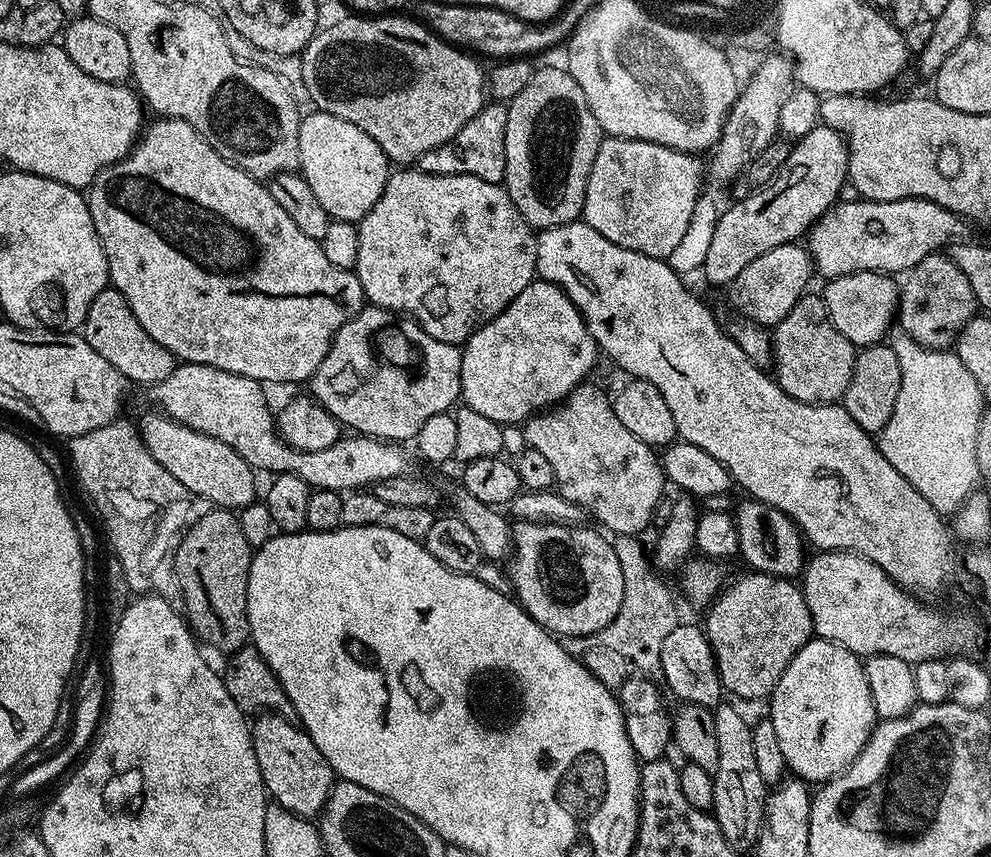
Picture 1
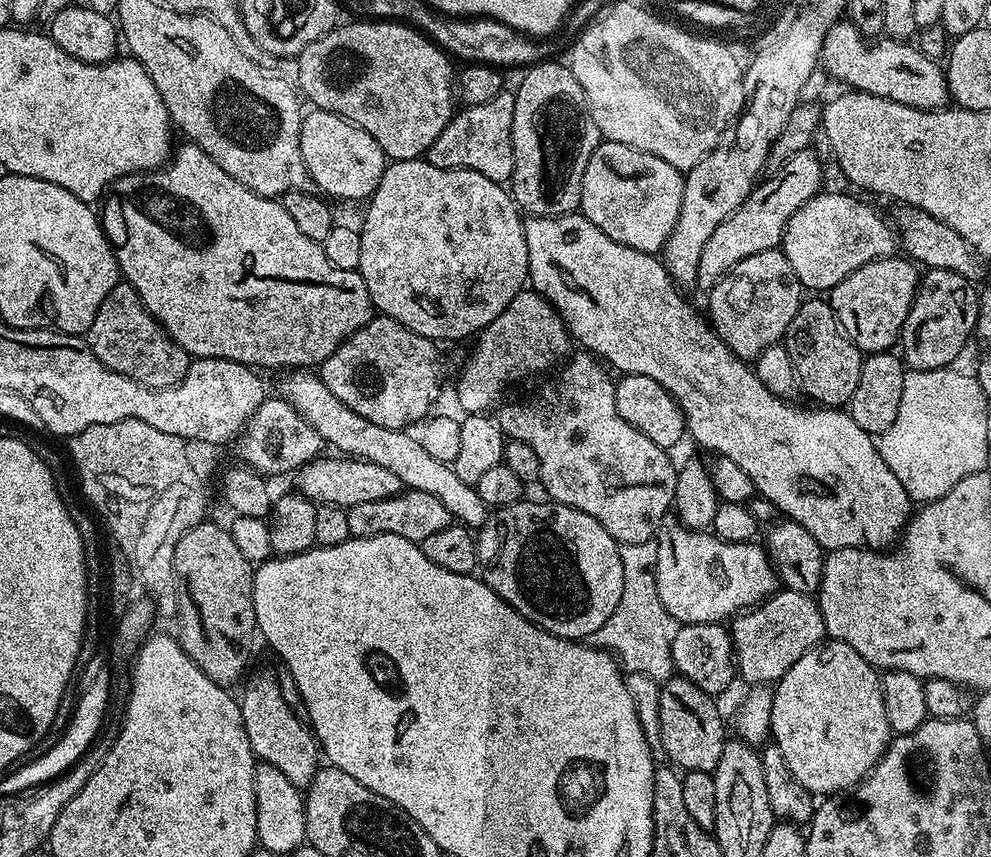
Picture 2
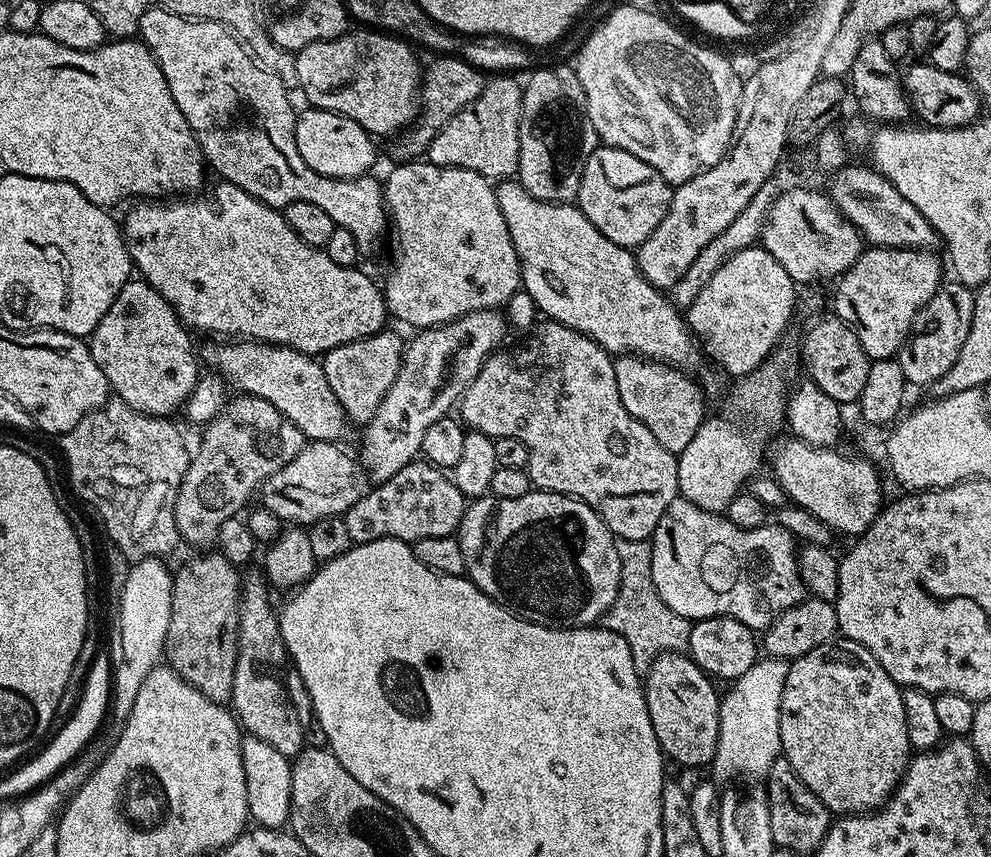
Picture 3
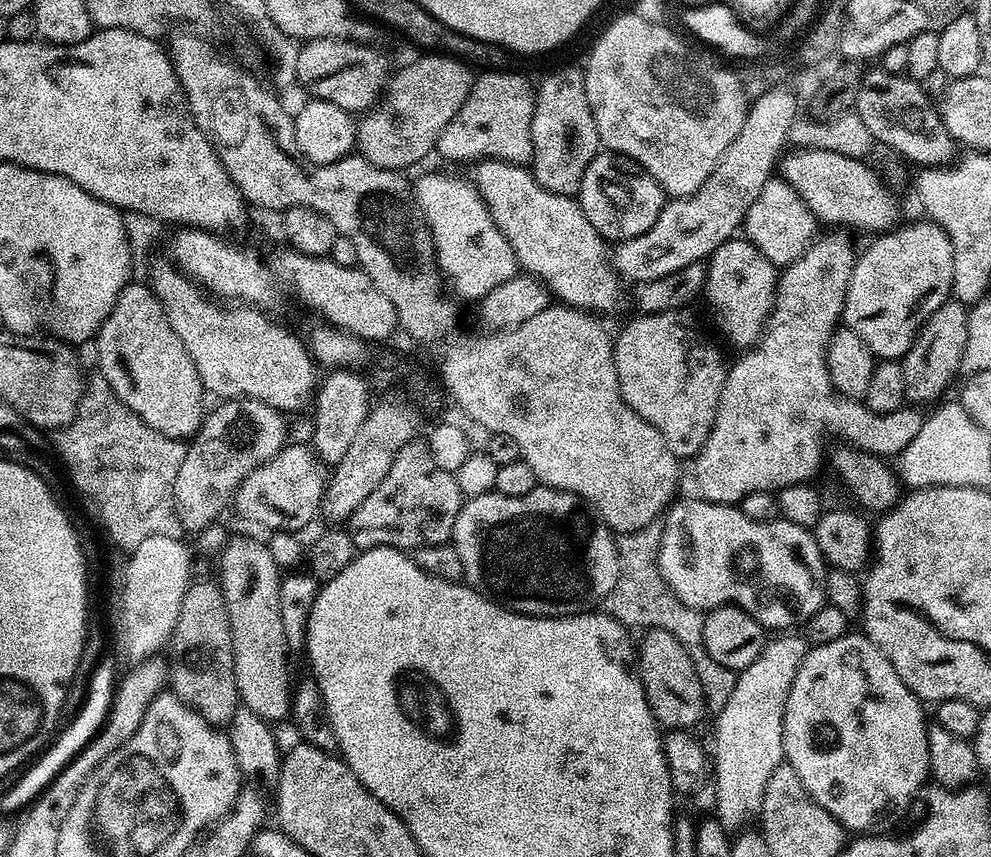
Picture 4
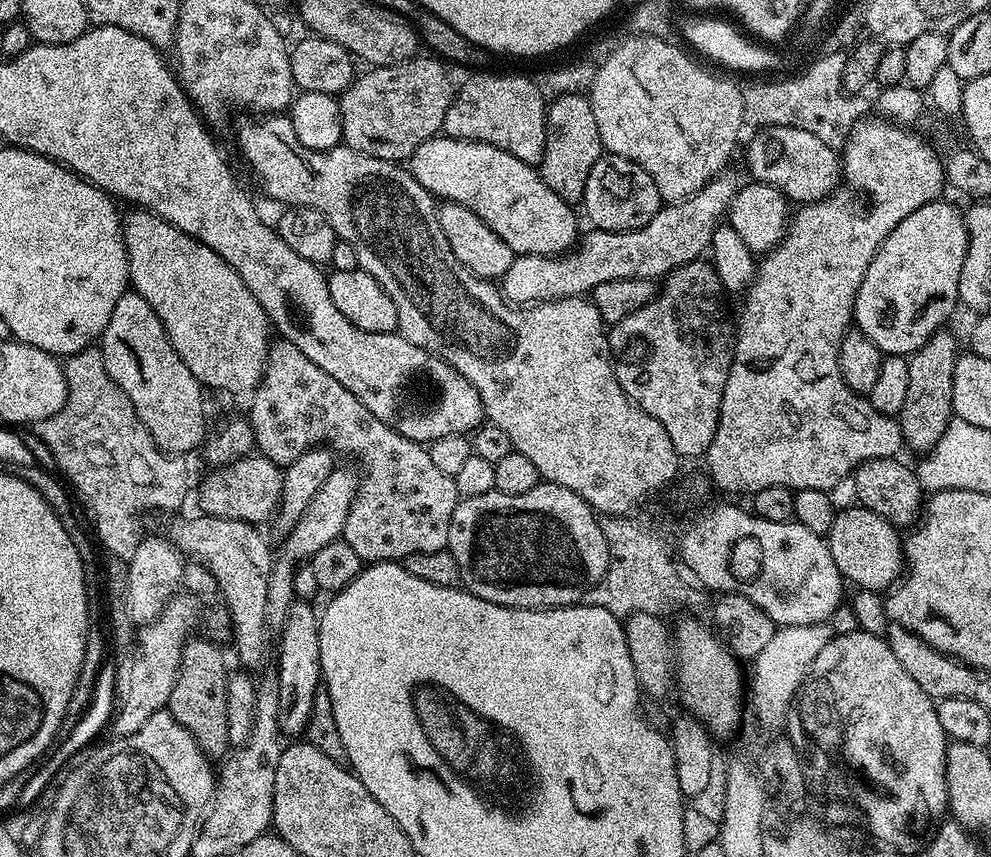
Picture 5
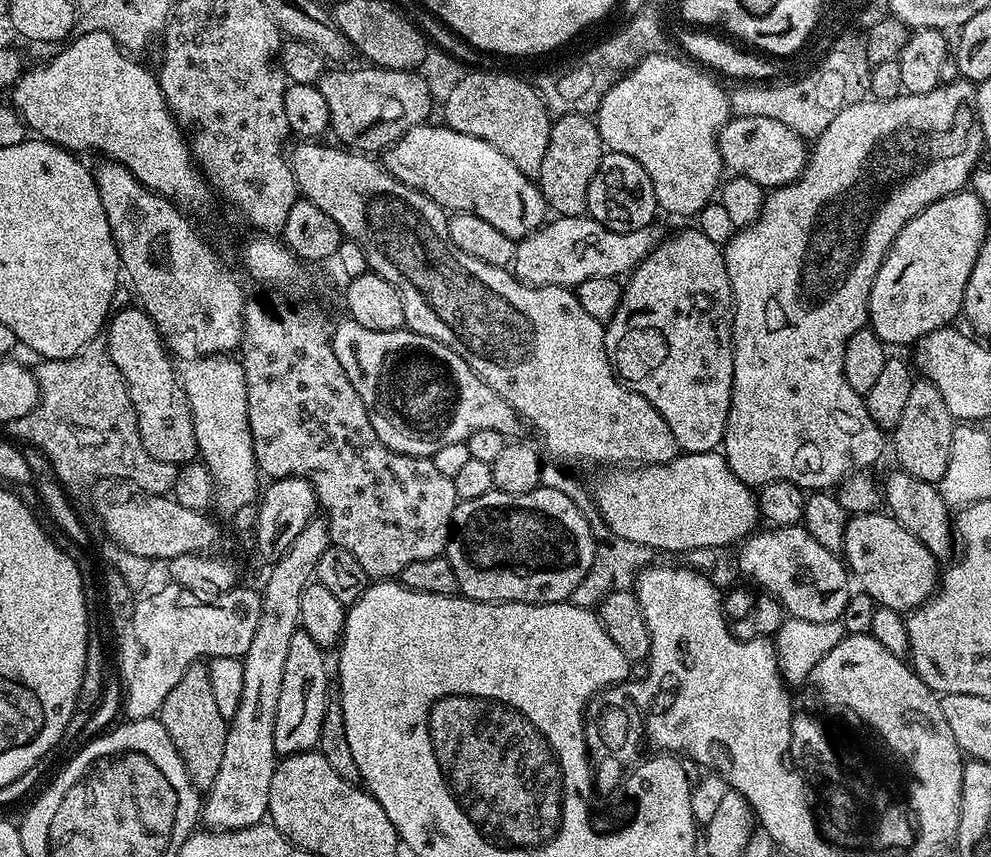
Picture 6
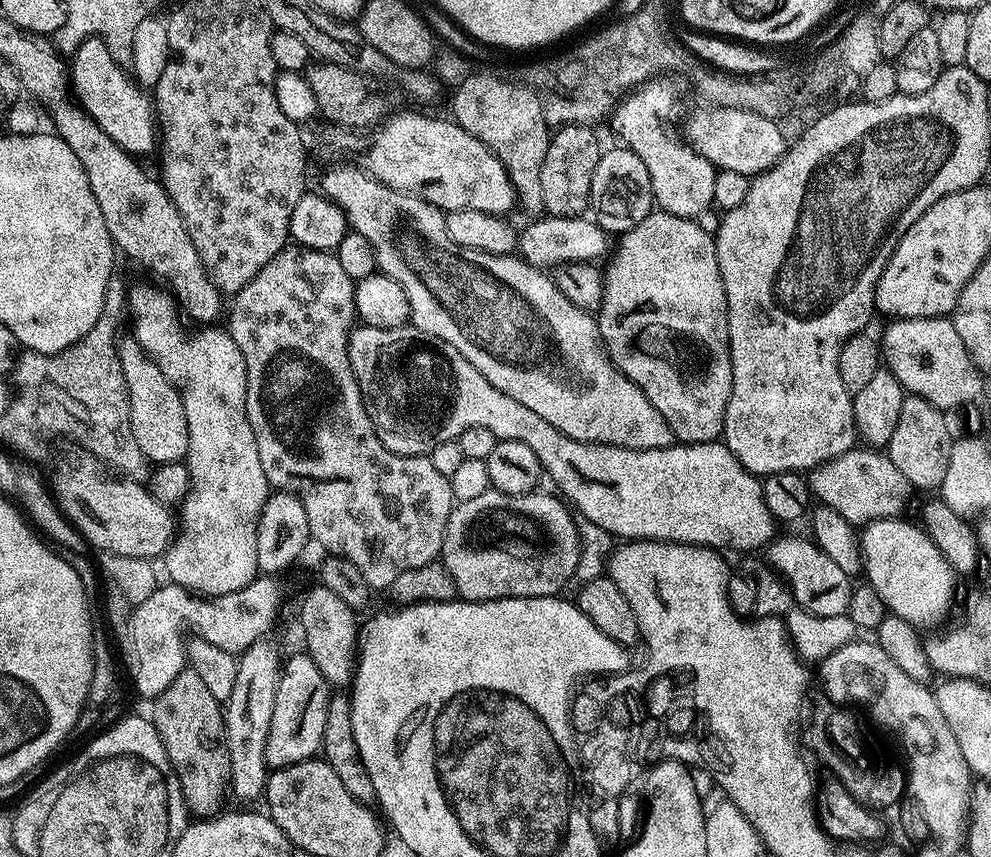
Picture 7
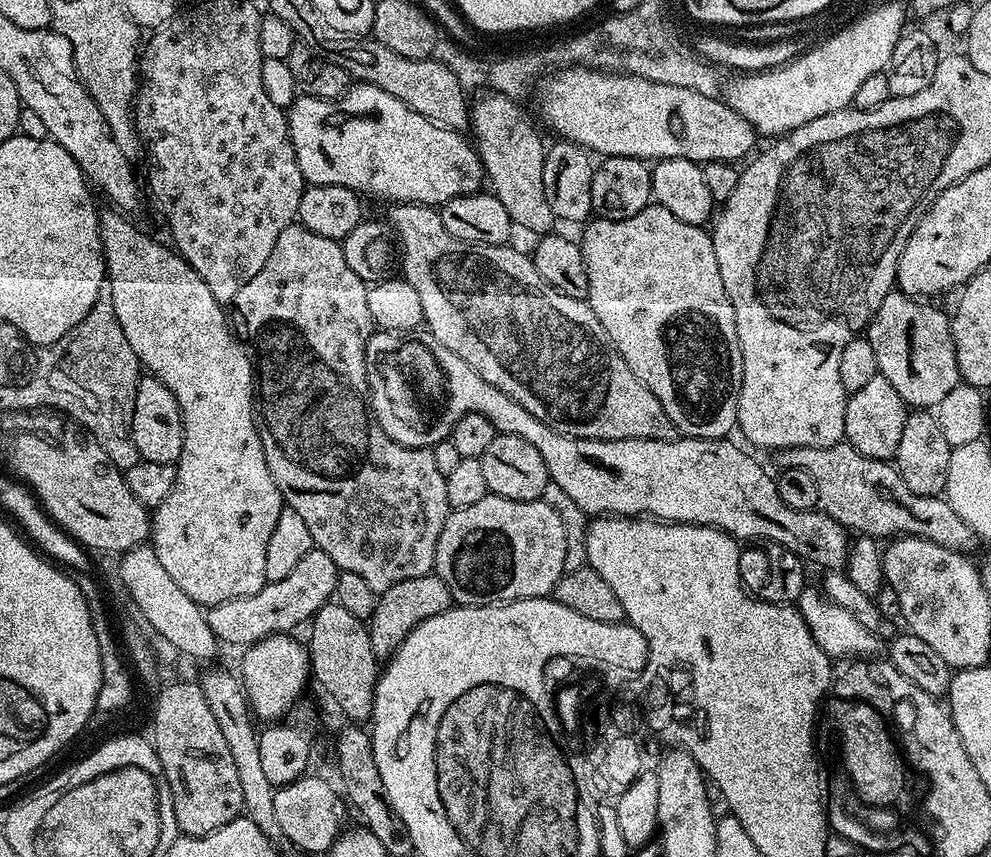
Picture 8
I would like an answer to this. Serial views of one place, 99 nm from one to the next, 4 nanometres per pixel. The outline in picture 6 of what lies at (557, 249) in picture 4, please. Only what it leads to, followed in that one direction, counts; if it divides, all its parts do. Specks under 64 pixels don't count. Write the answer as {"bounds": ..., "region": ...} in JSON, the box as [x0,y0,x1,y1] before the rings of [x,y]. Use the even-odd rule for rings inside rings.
{"bounds":[382,123,550,242],"region":[[[432,123],[414,126],[402,134],[398,142],[387,145],[385,152],[388,153],[382,156],[382,163],[391,176],[426,194],[445,210],[469,212],[482,218],[482,222],[490,222],[494,230],[502,230],[511,240],[519,242],[544,227],[550,209],[535,179],[522,174],[522,170],[518,170],[502,150],[494,150],[490,142]]]}

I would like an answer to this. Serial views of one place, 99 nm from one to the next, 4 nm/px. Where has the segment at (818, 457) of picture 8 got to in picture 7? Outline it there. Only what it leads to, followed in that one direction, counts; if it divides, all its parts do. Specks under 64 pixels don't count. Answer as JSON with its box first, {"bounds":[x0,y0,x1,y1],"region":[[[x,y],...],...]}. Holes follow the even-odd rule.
{"bounds":[807,446,914,526],"region":[[[857,446],[838,458],[819,464],[807,473],[808,486],[813,497],[823,507],[838,510],[846,522],[863,526],[875,520],[894,520],[905,515],[908,495],[914,492],[912,485],[902,478],[898,466],[890,462],[883,451],[867,446]]]}

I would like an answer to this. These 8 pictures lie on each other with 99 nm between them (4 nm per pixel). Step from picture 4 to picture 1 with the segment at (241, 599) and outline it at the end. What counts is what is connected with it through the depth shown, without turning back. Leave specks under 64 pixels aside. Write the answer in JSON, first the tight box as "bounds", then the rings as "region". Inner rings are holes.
{"bounds":[251,714,334,818],"region":[[[264,714],[251,725],[254,754],[262,770],[264,791],[275,803],[305,818],[319,817],[332,793],[334,773],[322,758],[318,746],[300,724],[286,722],[280,716]]]}

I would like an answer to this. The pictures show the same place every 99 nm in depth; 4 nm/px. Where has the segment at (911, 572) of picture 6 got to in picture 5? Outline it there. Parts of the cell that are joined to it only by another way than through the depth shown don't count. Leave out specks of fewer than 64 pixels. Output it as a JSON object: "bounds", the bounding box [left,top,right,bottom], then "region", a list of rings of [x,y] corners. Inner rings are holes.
{"bounds":[826,506,906,593],"region":[[[859,506],[851,507],[841,507],[830,526],[826,537],[830,558],[849,585],[883,593],[901,579],[906,568],[901,533],[886,518]]]}

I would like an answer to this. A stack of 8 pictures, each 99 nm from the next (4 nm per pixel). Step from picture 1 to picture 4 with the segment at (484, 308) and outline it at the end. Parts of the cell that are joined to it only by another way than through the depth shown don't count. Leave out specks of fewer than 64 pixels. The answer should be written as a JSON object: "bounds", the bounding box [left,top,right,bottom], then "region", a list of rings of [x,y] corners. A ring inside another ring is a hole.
{"bounds":[414,172,518,302],"region":[[[428,172],[418,177],[416,184],[414,180],[414,203],[430,230],[436,262],[447,283],[449,280],[456,287],[457,297],[465,296],[476,302],[490,294],[494,286],[502,286],[502,282],[517,275],[518,265],[510,242],[506,242],[502,230],[490,218],[479,190],[464,180],[444,172]]]}

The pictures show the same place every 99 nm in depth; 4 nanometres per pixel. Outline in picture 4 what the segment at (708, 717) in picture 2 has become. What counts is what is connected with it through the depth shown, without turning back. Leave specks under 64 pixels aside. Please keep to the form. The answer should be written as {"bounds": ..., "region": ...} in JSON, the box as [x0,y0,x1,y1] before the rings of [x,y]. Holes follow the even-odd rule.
{"bounds":[638,628,708,730],"region":[[[649,628],[641,636],[644,637],[638,640],[638,671],[656,723],[664,730],[695,729],[695,724],[706,716],[708,703],[698,670],[694,670],[694,662],[690,662],[690,654],[686,654],[686,646],[666,630]]]}

